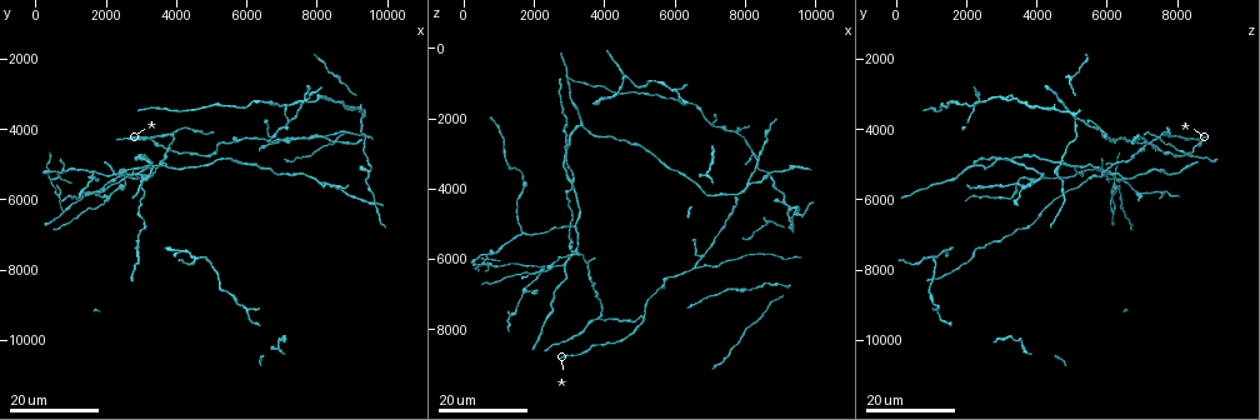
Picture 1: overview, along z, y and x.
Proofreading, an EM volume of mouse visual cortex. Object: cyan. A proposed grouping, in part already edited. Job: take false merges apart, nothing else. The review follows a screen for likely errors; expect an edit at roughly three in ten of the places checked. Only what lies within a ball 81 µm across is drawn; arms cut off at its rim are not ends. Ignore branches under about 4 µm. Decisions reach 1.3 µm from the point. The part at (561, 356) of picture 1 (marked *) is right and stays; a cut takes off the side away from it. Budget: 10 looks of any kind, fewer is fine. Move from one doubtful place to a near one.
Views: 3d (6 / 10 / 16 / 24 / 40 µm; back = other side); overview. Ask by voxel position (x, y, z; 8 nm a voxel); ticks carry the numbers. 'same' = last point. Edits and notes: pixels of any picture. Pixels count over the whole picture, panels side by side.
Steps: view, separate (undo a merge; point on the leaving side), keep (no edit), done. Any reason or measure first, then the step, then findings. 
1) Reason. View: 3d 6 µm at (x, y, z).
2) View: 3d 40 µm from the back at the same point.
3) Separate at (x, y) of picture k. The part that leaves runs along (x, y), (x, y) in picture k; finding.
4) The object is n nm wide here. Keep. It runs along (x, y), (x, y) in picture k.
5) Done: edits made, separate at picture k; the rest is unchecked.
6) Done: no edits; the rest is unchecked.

Three arms meet. View: 3d 16 µm at (1600, 5300, 5300).

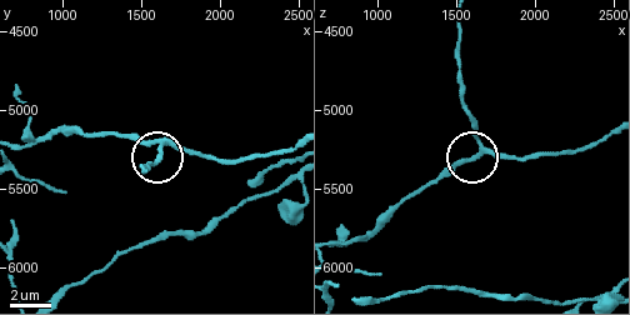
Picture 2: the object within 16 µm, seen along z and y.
View: 3d 10 µm at (1640, 5200, 5280).

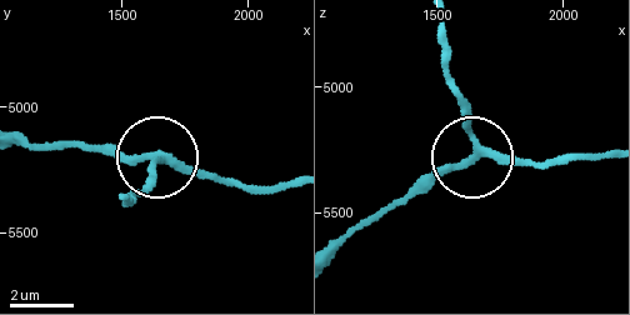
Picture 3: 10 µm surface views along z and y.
3 arms meet here. Keep. All the same neuron.

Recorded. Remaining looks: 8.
A fork. View: 3d 16 µm at (3400, 5000, 2100).

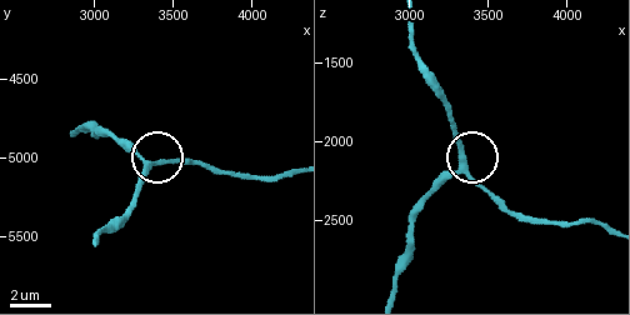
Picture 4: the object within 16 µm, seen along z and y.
Zoom in. View: 3d 10 µm at (3360, 5020, 2180).

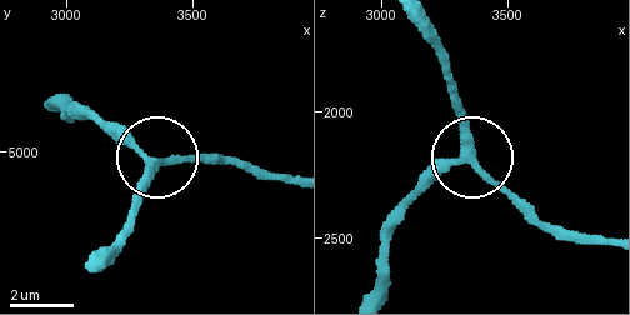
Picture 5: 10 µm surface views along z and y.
3 arms meet here. Keep. It runs along (49, 108), (95, 119), (135, 151), (159, 156), (143, 203) in picture 5; all the same neuron.

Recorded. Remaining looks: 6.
Arms part here. View: 3d 24 µm at (3100, 5000, 5000).

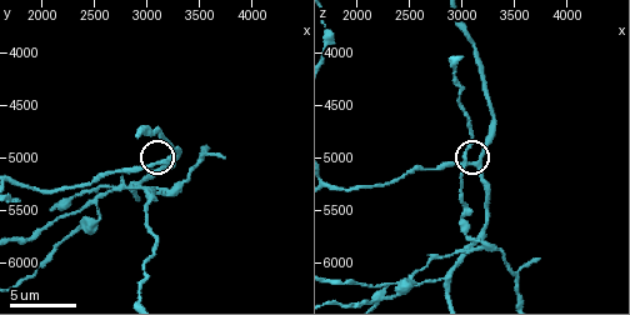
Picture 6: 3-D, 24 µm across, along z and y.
View: 3d 10 µm at (3120, 5060, 5080).

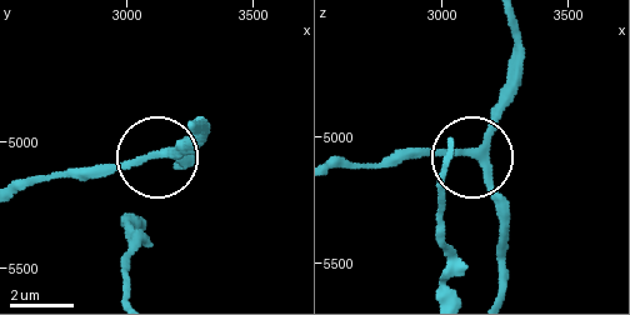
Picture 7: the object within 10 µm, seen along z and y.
3 arms meet here. Keep. All the same neuron.

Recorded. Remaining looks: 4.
Branch point. View: 3d 16 µm at (7100, 3400, 2200).

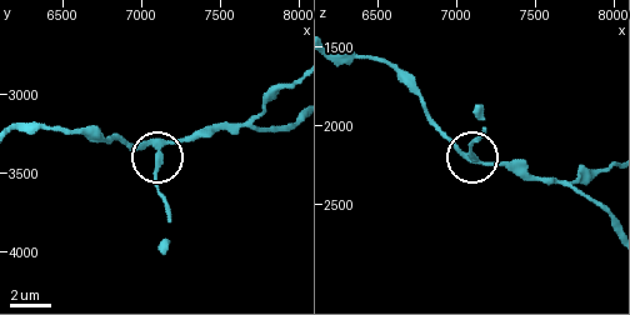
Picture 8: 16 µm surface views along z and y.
View: 3d 10 µm at the same point.

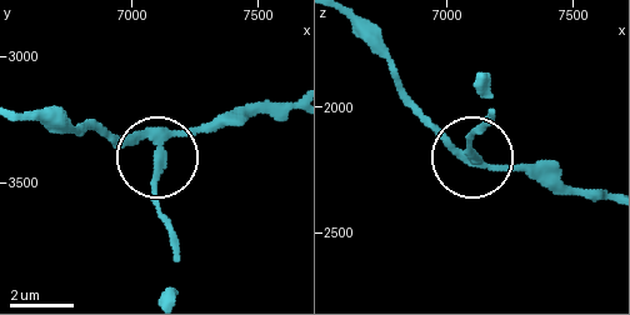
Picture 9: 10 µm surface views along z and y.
3 arms meet here. Keep. It runs along (604, 200), (478, 163), (470, 144), (483, 121) in picture 9; continuous, no second neuron.

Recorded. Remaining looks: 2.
Arms part here. View: 3d 24 µm at (800, 6400, 6200).

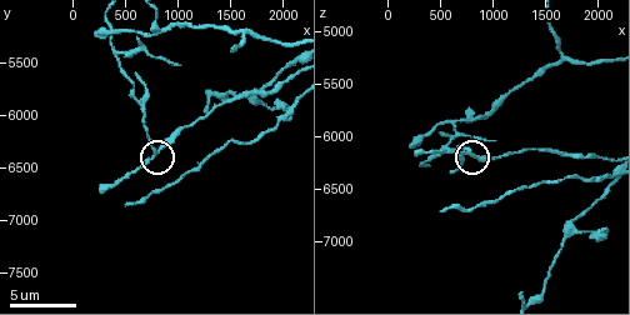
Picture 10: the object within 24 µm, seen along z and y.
Zoom in. View: 3d 10 µm at (780, 6340, 6160).

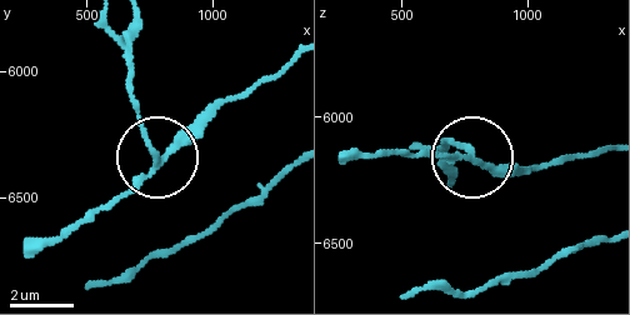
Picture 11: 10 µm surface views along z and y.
3 arms meet here. Separate at (138, 120) of picture 11. The part that leaves runs along (156, 160), (131, 90), (129, 50), (110, 25) in picture 11; two neurons meet here.

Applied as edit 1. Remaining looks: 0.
Done: edits made, separate at picture 11; the rest is unchecked.

